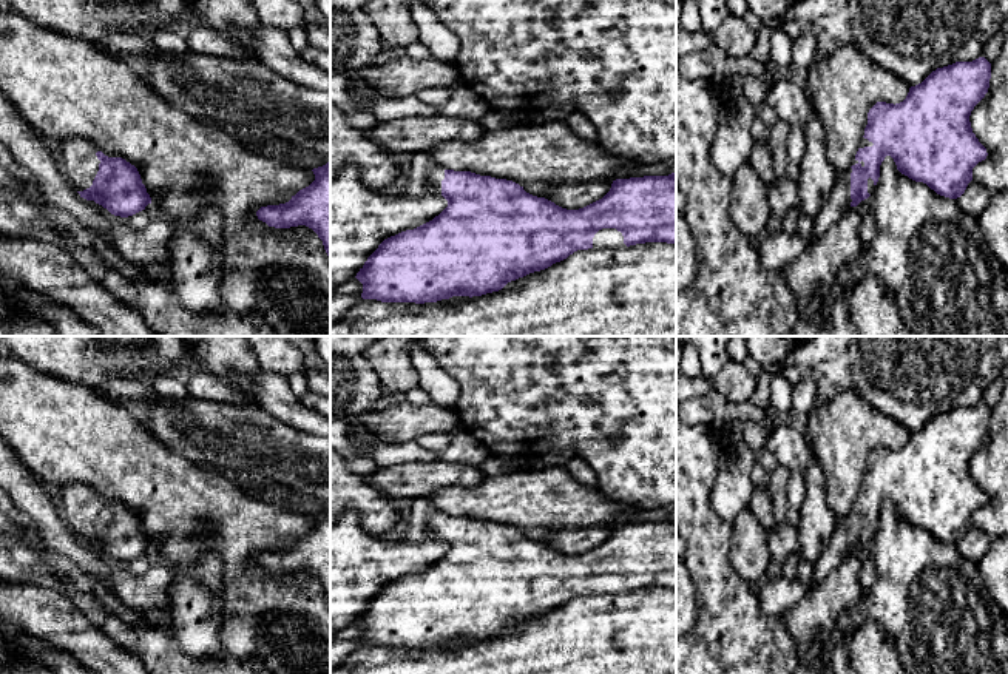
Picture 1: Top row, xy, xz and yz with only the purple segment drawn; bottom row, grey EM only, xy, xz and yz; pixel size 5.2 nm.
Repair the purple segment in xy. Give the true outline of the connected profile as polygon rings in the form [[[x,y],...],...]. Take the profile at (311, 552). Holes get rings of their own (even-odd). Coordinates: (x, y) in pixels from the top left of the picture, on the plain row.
[[[330,506],[312,515],[315,526],[279,551],[261,552],[259,566],[275,574],[306,571],[323,586],[330,603]]]

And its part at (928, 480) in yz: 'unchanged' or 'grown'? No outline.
grown

